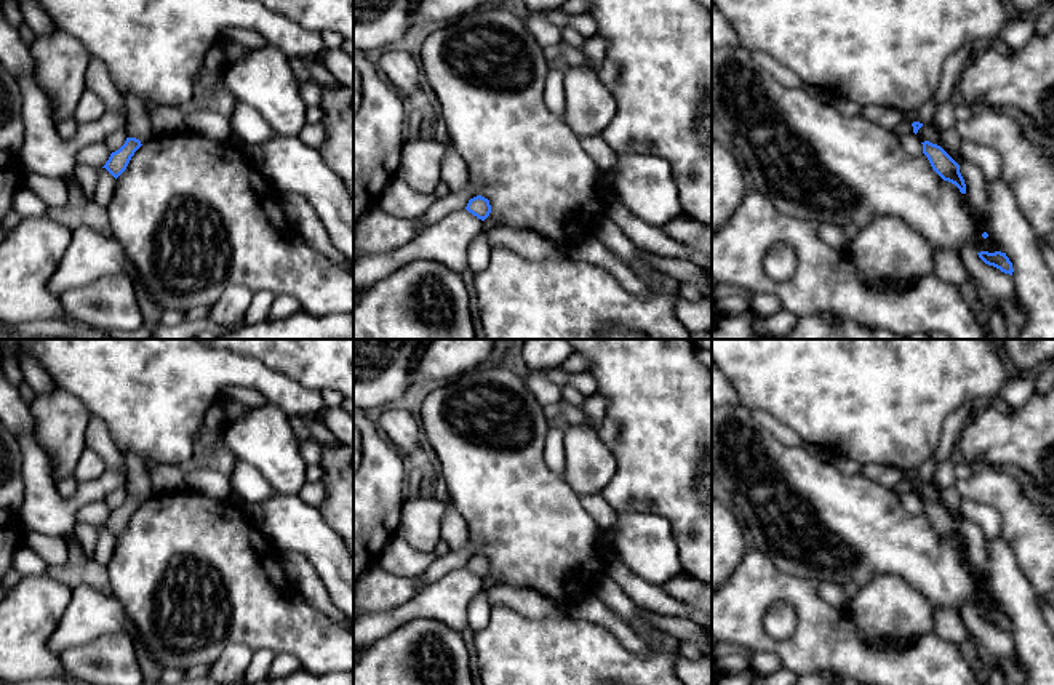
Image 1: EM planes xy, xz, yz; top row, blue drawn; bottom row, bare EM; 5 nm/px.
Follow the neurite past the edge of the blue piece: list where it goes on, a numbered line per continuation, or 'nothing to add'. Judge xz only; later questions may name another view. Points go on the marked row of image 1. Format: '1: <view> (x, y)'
nothing to add

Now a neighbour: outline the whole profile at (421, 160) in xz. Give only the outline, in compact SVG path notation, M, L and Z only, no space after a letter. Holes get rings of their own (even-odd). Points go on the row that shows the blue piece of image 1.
M433 139L405 141L397 179L406 182L419 194L433 194L441 182L440 171L445 154L446 146Z

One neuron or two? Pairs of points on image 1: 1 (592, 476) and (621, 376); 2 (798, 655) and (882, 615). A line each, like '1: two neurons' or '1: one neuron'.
1: two neurons
2: two neurons

